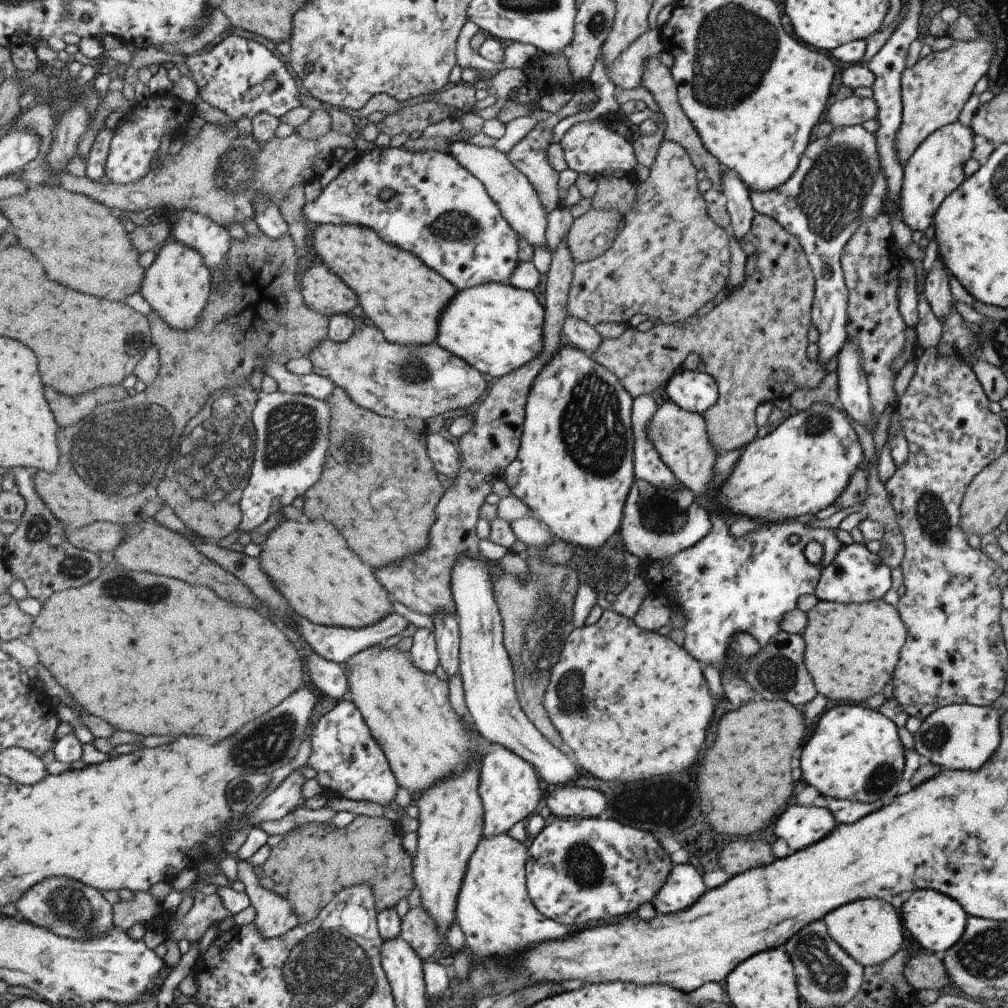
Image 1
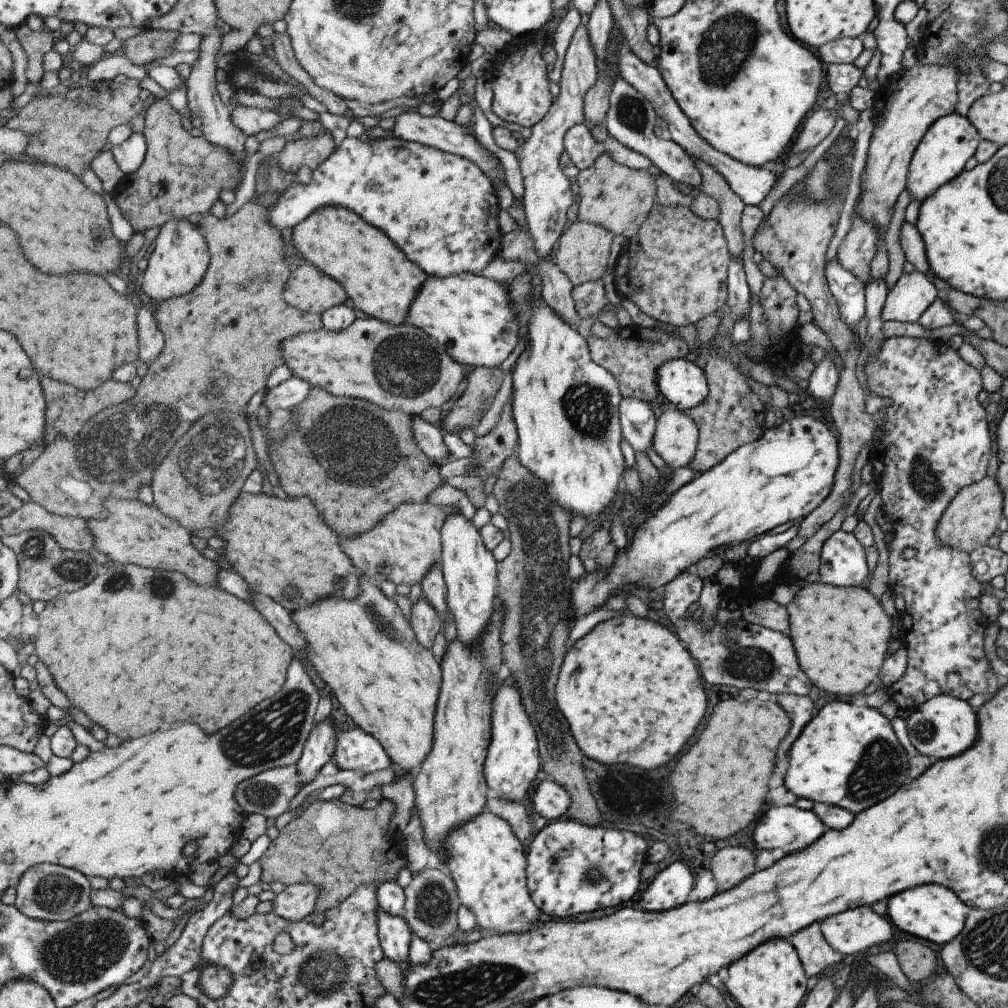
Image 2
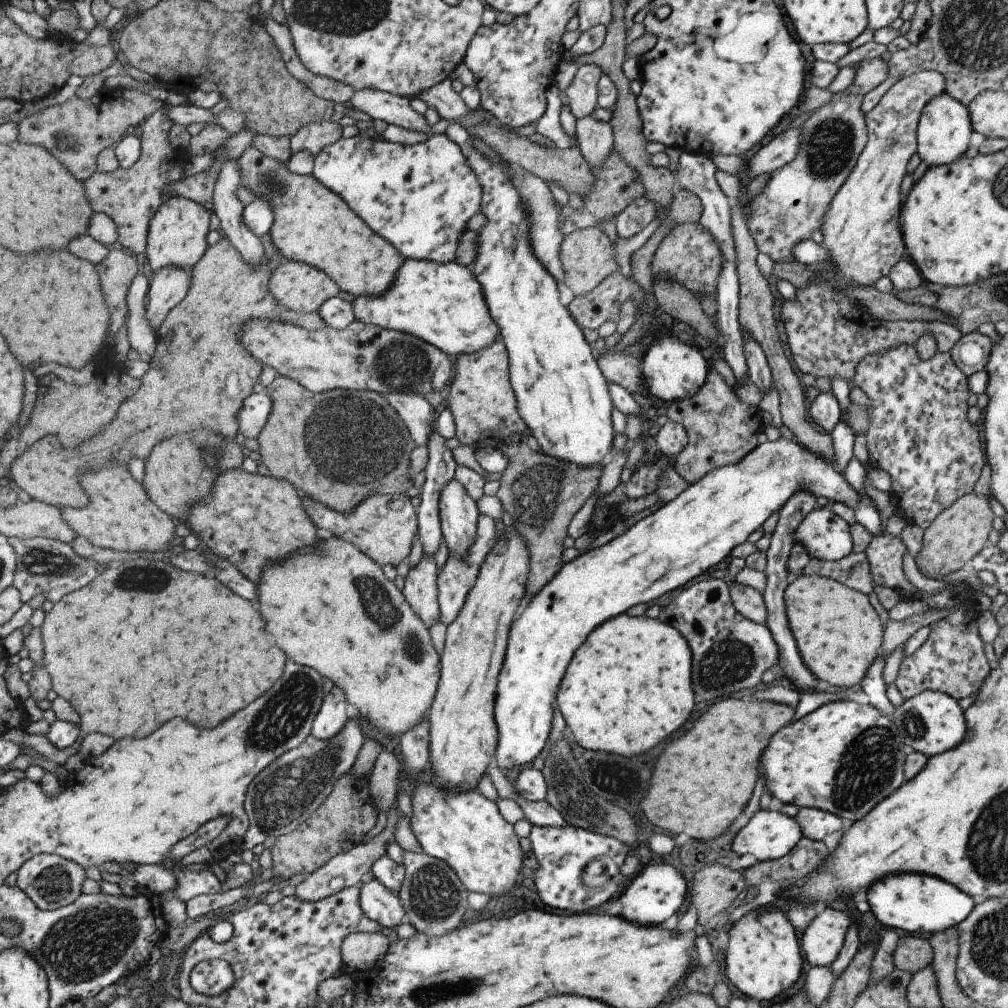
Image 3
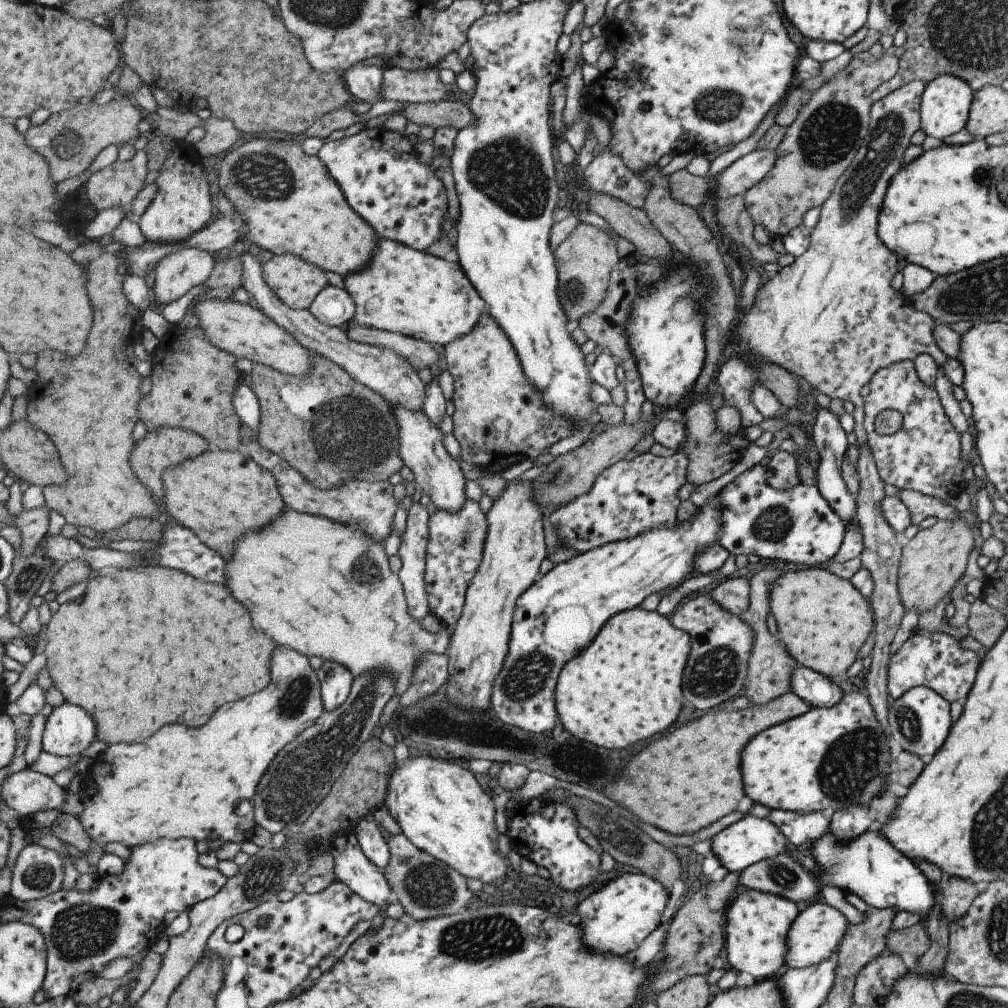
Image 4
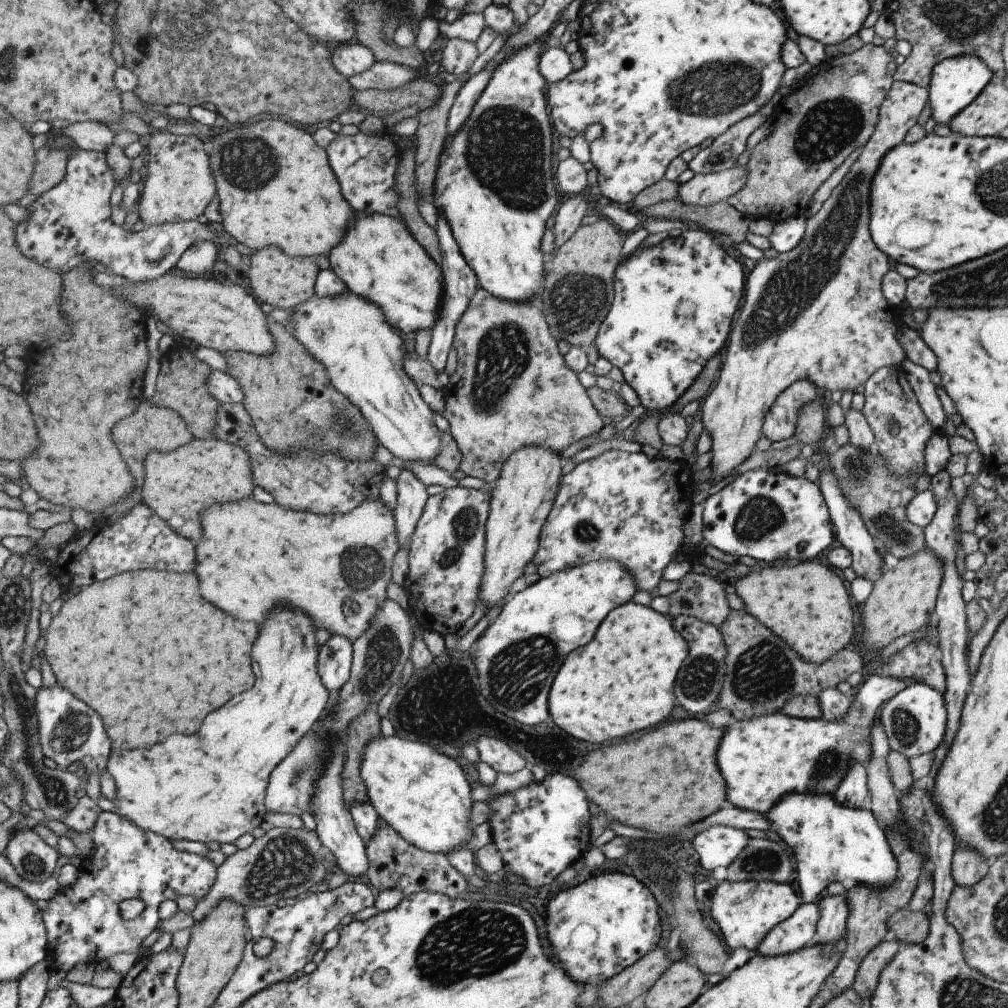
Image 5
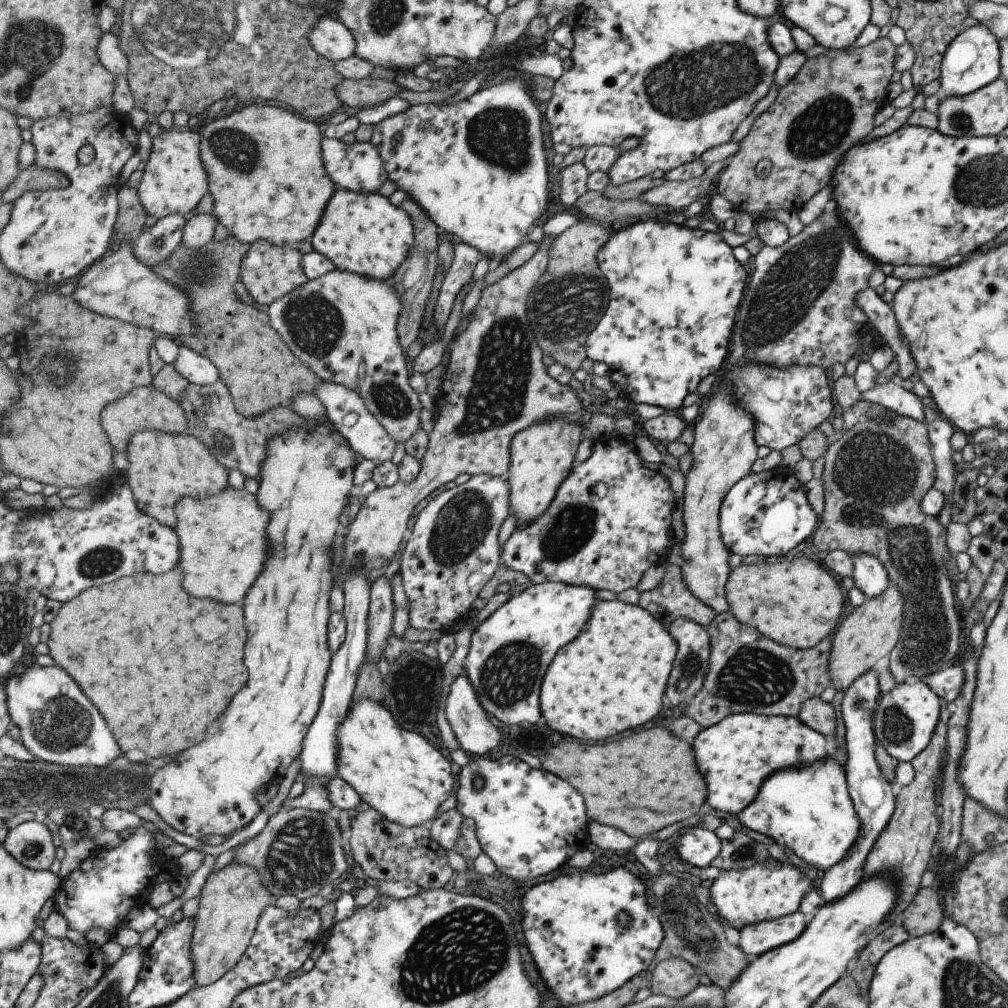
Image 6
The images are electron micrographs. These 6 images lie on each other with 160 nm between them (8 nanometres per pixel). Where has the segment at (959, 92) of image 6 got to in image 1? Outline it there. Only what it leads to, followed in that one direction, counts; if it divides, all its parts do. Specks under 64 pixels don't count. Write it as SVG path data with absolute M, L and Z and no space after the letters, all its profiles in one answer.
M961 122L947 124L929 134L902 166L901 187L897 196L899 215L901 222L911 232L925 232L941 202L967 177L965 166L971 162L974 136L970 128L963 126Z

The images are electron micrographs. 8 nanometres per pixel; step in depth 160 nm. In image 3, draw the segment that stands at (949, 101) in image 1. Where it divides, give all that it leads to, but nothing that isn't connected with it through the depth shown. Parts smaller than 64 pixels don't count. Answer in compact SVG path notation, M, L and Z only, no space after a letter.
M919 71L898 80L885 91L881 100L864 114L866 124L866 143L857 157L855 166L850 170L843 184L828 202L821 219L820 245L828 251L831 270L819 271L802 289L795 289L793 300L783 300L780 304L781 321L785 329L789 352L795 368L802 374L815 378L839 376L848 386L852 386L854 370L866 355L879 355L890 347L899 345L914 346L917 339L929 333L936 344L937 353L953 353L953 346L961 342L960 332L949 323L936 320L881 320L873 318L869 310L849 295L840 295L840 287L852 283L857 287L873 287L881 278L888 276L891 267L905 258L904 244L898 229L898 210L900 205L899 186L905 174L905 166L911 155L916 152L916 126L921 109L926 102L945 88L944 78L935 71Z

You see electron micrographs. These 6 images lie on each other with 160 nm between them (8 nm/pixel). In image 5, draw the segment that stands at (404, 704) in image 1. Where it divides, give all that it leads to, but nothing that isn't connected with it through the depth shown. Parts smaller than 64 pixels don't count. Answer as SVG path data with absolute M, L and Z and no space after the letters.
M249 497L248 500L231 501L229 504L213 504L211 508L205 509L204 513L201 513L201 518L204 536L196 543L196 554L201 558L197 562L197 574L201 578L201 594L205 594L205 598L209 598L209 602L213 602L215 606L221 606L221 610L229 610L229 614L237 614L237 618L263 622L265 610L273 610L277 604L283 604L283 606L289 604L289 606L297 606L297 608L309 612L315 618L317 626L329 628L333 634L341 632L347 638L355 640L368 629L370 620L375 616L380 604L387 599L387 584L393 576L391 564L393 564L393 558L399 552L401 544L398 537L396 514L382 497L381 499L371 497L352 511L338 512L332 515L320 515L311 511L297 512L297 510L291 510L291 508L283 508L279 504L256 502L252 497Z

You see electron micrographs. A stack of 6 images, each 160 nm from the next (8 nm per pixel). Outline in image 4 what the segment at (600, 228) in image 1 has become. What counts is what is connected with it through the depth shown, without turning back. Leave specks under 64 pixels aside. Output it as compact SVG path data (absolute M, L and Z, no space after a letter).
M583 222L554 249L553 255L556 256L559 271L561 308L572 328L583 314L599 306L605 294L610 271L620 258L617 257L616 245L609 240L609 236L603 230Z

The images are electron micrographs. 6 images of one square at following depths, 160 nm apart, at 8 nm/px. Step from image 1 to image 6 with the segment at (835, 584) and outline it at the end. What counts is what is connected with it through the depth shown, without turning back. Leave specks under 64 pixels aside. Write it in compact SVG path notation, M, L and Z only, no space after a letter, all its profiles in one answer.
M777 466L764 472L749 471L725 493L718 510L718 529L730 553L783 557L797 544L809 540L818 525L805 499L804 487L792 470Z

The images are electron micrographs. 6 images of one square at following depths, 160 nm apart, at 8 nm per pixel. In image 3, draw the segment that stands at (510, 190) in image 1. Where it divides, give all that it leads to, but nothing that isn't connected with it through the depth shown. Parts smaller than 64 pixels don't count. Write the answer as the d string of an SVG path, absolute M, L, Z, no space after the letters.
M367 87L355 90L349 105L371 116L372 119L381 119L388 124L403 128L429 132L429 124L423 115L417 114L409 98L402 97L381 89Z

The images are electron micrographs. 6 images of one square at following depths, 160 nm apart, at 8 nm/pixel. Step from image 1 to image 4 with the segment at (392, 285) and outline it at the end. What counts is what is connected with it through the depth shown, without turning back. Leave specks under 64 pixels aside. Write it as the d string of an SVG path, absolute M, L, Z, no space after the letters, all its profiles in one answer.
M271 136L267 138L255 137L253 140L247 138L246 142L243 142L243 144L235 148L232 152L229 152L223 158L218 176L220 191L225 192L229 200L235 204L235 209L247 218L246 238L248 239L248 243L254 243L257 247L268 250L274 255L293 254L294 256L299 256L307 260L307 262L319 266L323 271L337 273L343 278L347 278L351 272L356 273L367 270L367 266L369 266L369 264L373 262L373 258L376 257L377 249L380 248L381 244L380 236L377 235L376 231L349 205L348 199L345 197L340 184L333 179L333 176L329 173L328 167L321 161L321 158L319 158L318 155L309 156L309 154L305 154L300 140L273 139Z

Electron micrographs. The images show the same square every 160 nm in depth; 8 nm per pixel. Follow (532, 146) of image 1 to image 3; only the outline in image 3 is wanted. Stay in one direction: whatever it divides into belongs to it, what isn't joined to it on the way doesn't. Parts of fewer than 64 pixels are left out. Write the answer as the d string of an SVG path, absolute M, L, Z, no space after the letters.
M591 63L581 65L565 90L565 103L576 119L593 114L597 108L596 84L602 77L599 66Z

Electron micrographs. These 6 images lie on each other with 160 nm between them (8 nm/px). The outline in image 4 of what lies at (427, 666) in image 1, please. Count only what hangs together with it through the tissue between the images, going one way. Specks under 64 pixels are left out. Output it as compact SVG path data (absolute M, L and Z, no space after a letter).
M421 502L412 504L408 510L408 519L406 521L405 532L399 550L402 569L398 576L401 580L401 584L403 584L407 610L409 610L411 617L417 618L417 620L423 620L425 616L431 615L433 612L432 606L429 606L427 580L425 580L425 572L427 572L427 548L429 548L429 540L431 540L429 520L431 520L431 514L429 514L429 510L427 510Z

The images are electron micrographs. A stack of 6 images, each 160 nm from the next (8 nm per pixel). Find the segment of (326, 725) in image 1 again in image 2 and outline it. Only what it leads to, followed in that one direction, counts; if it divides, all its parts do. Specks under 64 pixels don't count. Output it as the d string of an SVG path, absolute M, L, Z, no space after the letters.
M362 727L338 730L338 747L333 758L342 769L375 772L391 767L393 760L385 747Z

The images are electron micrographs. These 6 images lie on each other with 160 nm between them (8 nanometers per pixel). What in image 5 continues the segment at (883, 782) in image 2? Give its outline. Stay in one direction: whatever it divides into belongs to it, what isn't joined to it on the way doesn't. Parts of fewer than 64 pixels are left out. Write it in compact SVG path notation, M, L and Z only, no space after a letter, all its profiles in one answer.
M885 674L870 675L863 684L852 692L851 705L846 715L837 722L821 719L800 719L784 715L781 712L750 718L749 720L732 720L721 735L717 744L715 762L719 766L719 774L725 780L725 800L735 808L745 809L756 813L764 813L775 804L784 794L828 794L834 793L837 783L845 776L846 770L853 761L865 764L869 760L869 728L876 719L880 706L894 694L906 686L918 682L914 678L893 678Z

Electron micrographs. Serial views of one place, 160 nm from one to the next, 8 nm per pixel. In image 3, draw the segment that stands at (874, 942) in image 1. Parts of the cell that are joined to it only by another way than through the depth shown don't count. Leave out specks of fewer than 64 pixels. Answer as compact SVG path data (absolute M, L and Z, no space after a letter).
M825 908L798 935L800 955L809 966L830 966L836 959L851 920L837 908Z

